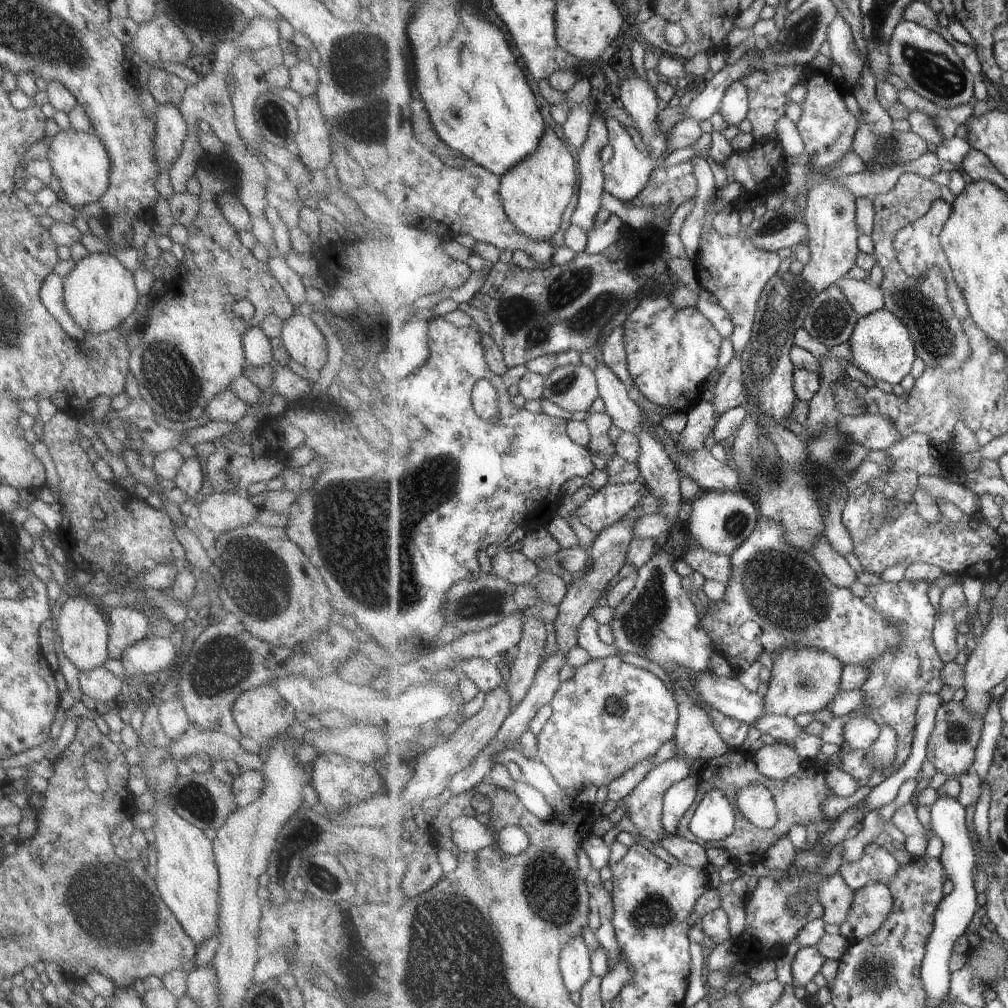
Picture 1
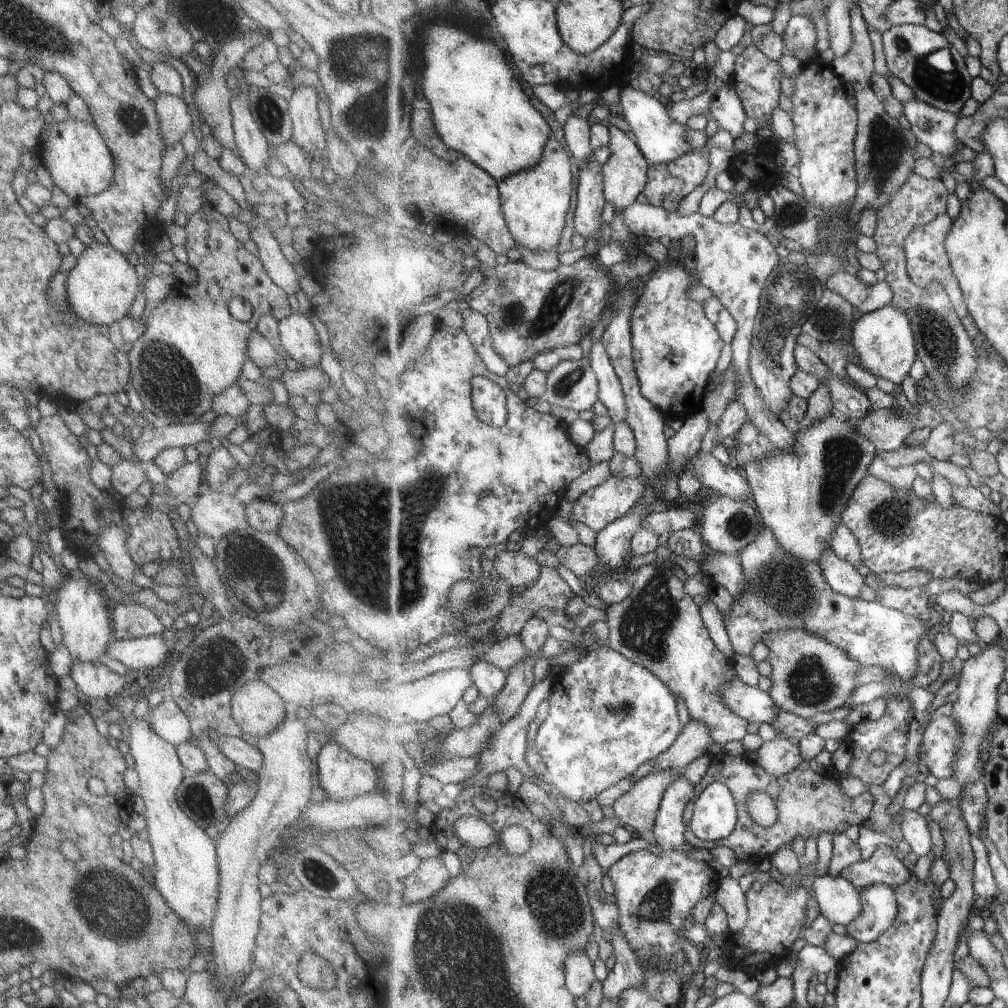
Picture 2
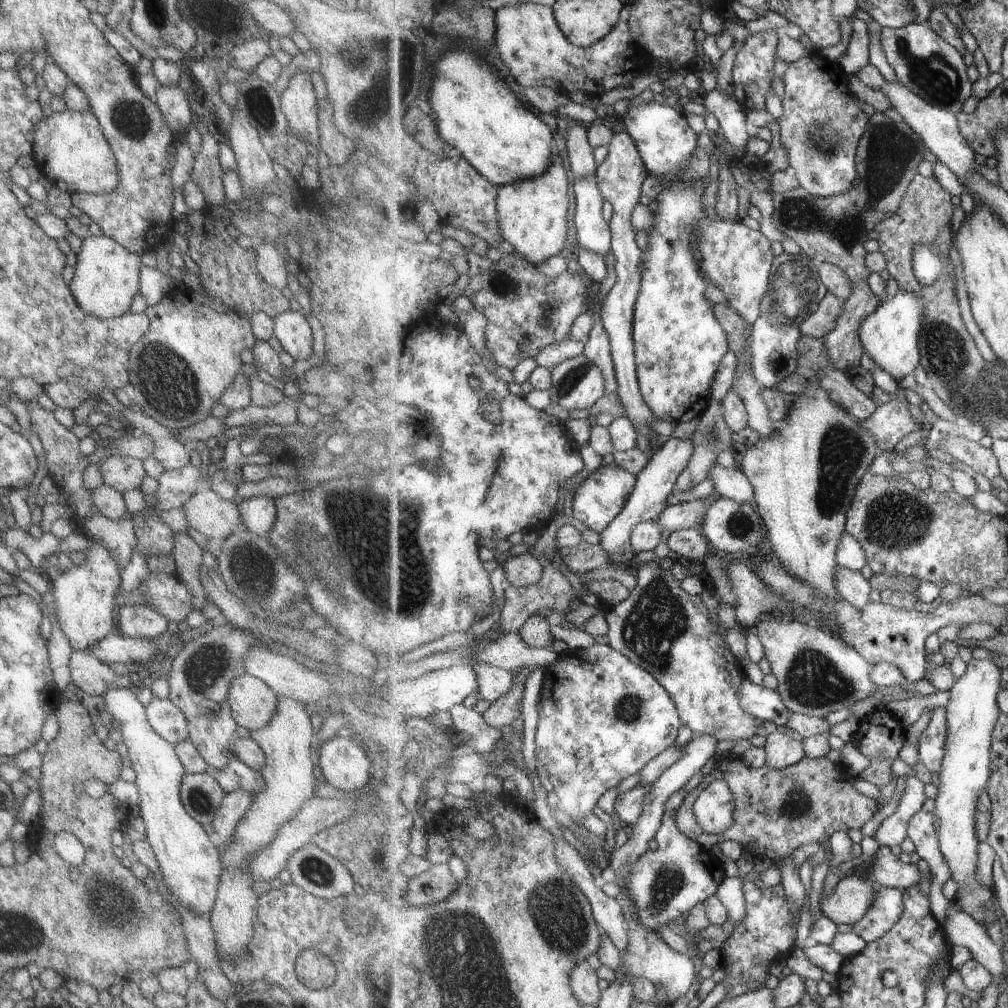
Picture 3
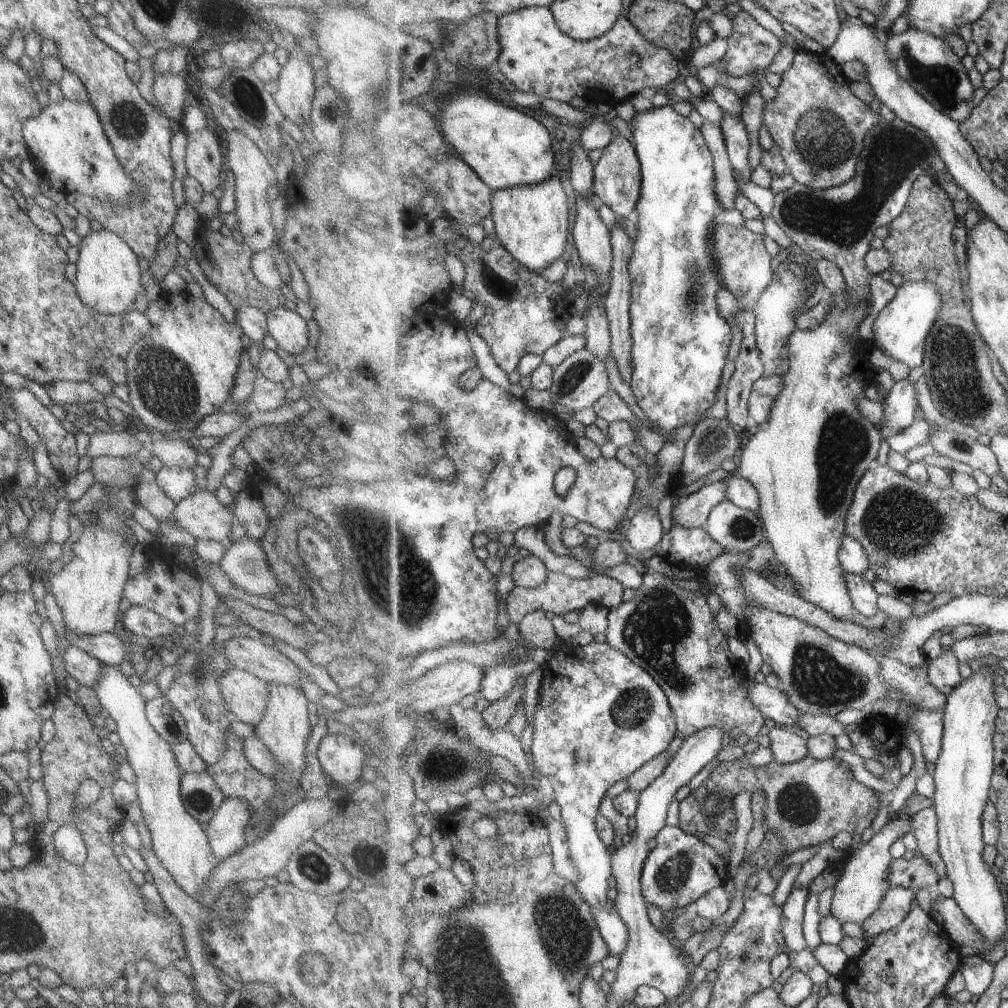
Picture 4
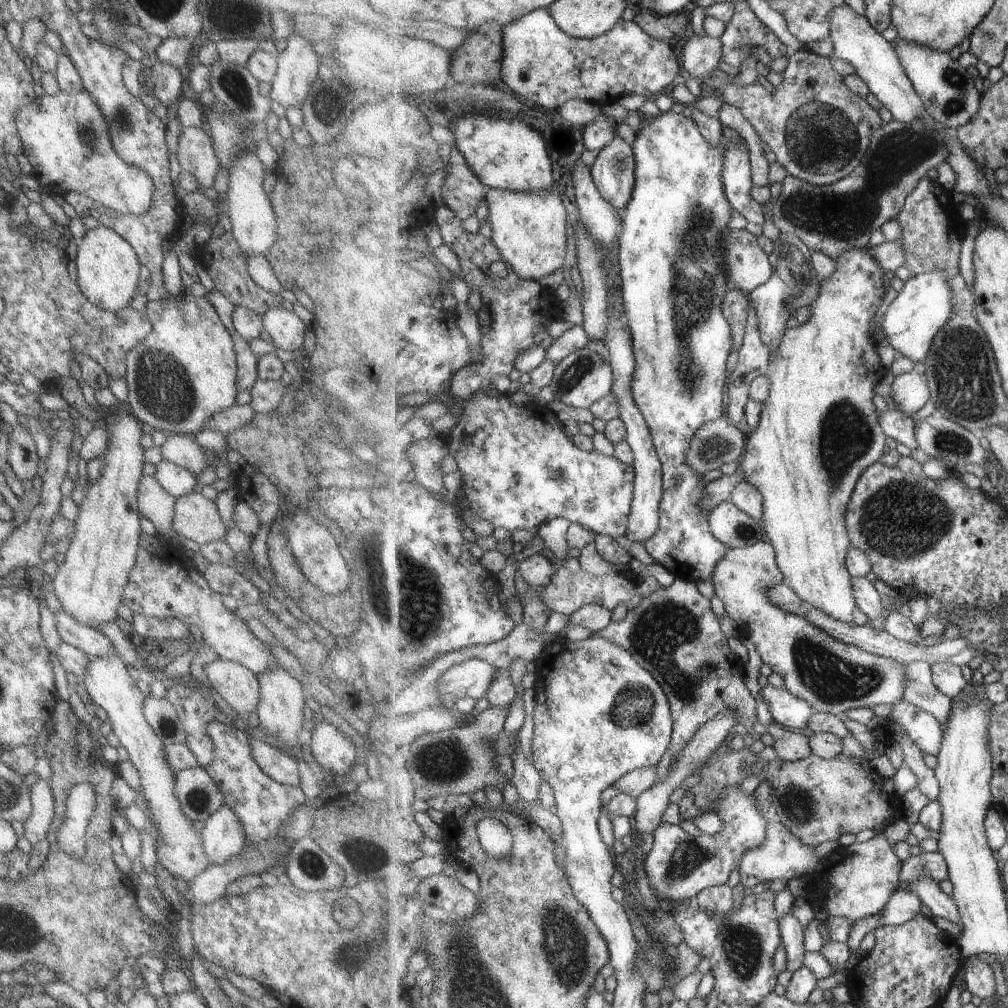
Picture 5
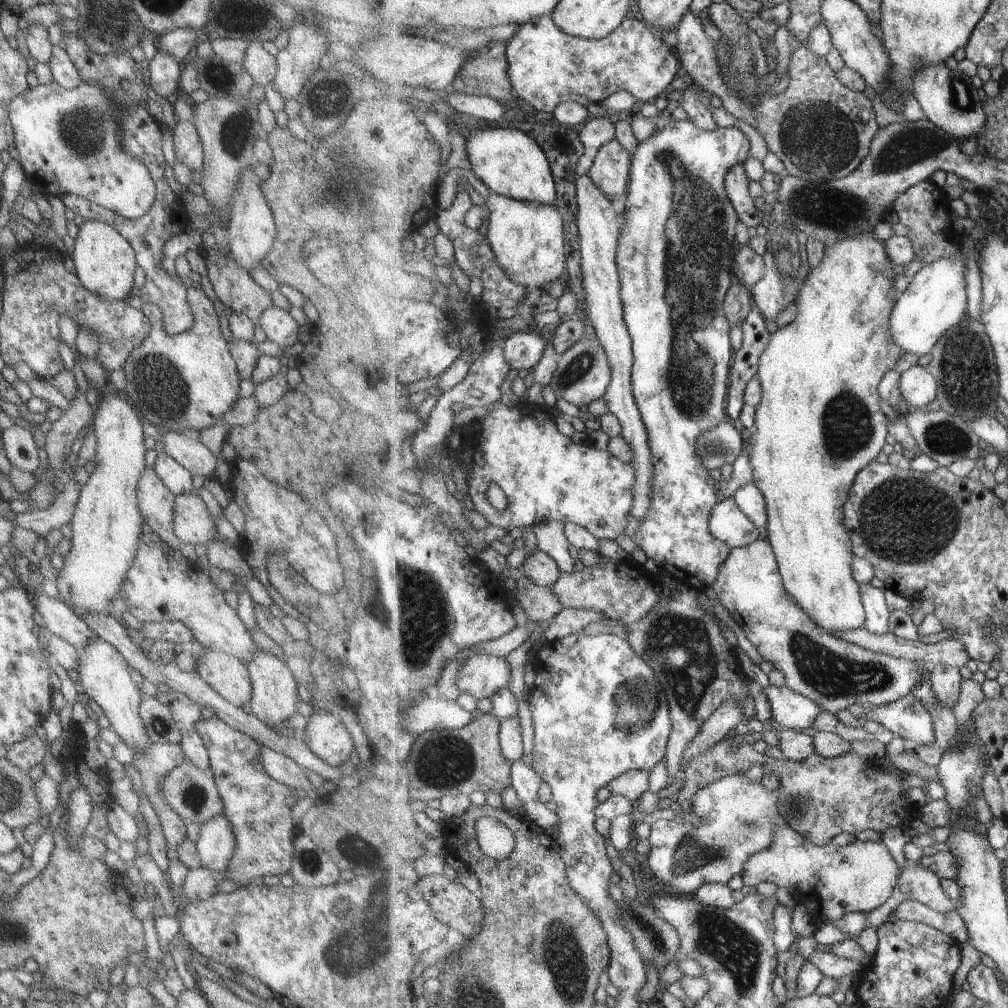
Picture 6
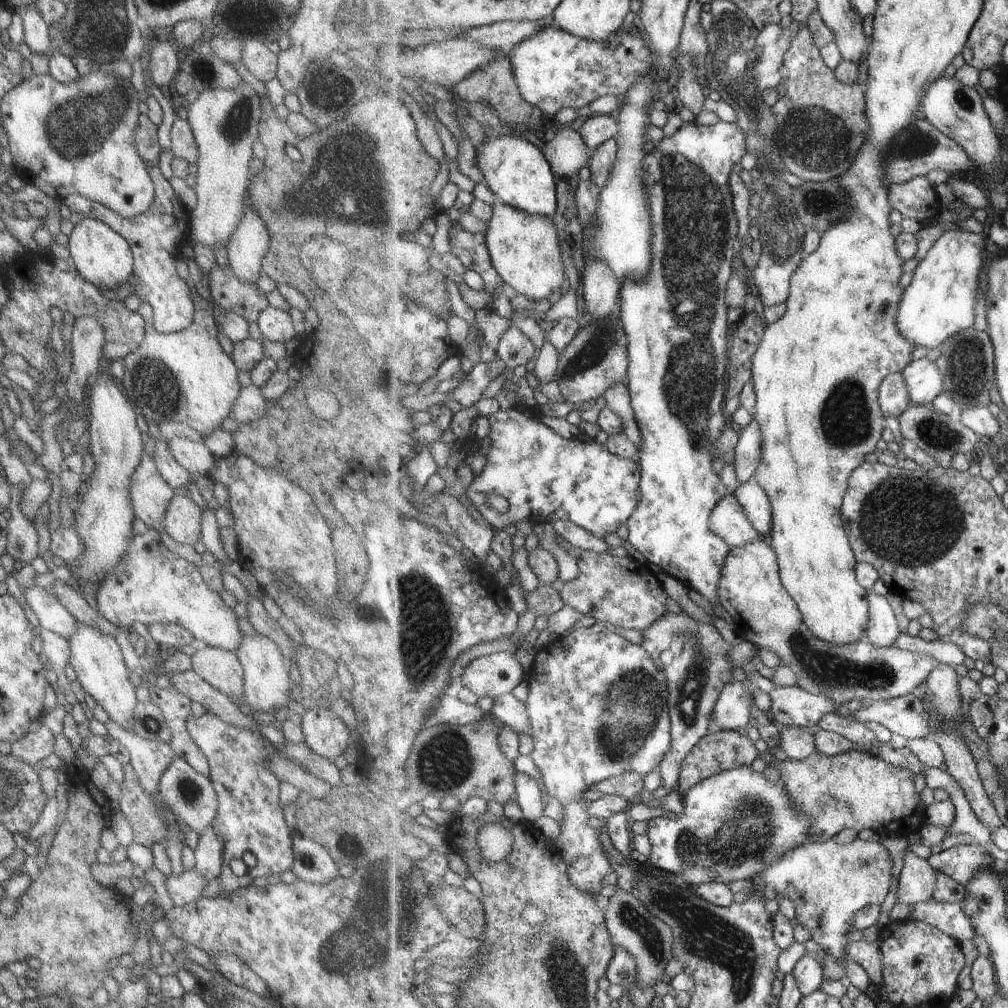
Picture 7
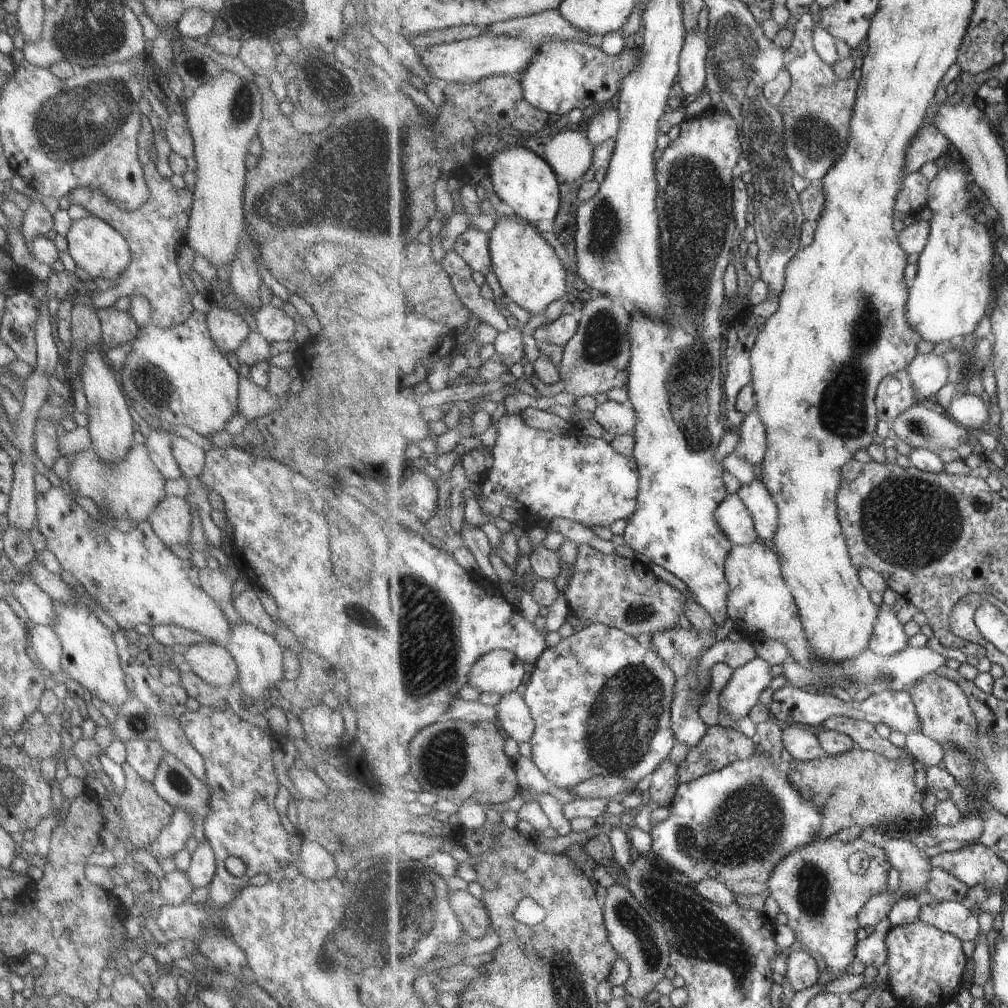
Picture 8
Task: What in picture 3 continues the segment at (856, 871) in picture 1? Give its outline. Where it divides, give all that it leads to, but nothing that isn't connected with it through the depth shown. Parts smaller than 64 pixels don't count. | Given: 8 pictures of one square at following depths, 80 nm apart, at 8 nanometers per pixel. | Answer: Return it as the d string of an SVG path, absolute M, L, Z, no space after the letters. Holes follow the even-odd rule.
M888 846L880 847L877 852L868 871L864 872L867 879L900 891L919 882L919 868L916 864L905 864Z

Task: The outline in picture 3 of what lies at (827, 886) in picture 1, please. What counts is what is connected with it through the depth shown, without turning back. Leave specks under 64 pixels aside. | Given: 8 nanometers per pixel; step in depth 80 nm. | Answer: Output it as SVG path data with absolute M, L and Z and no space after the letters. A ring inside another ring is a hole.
M876 854L857 866L857 872L845 877L831 894L821 898L821 912L833 922L854 925L859 922L871 908L871 899L883 886L870 881L864 876Z

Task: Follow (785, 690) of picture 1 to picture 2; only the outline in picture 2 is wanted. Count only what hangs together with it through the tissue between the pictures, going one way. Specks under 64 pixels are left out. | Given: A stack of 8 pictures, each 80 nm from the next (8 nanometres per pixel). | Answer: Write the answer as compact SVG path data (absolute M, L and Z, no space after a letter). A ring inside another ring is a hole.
M777 628L765 634L762 642L770 648L768 661L772 666L772 687L769 694L783 711L804 719L823 714L846 705L852 692L861 686L858 674L862 672L863 664L822 636L801 629L784 631Z

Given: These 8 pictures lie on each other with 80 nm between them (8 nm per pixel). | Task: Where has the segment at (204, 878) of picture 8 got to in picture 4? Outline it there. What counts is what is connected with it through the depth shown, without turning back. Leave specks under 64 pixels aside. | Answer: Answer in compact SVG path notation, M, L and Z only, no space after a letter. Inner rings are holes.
M224 798L207 822L204 831L211 854L221 860L240 851L246 844L243 832L248 821L245 802L235 798Z

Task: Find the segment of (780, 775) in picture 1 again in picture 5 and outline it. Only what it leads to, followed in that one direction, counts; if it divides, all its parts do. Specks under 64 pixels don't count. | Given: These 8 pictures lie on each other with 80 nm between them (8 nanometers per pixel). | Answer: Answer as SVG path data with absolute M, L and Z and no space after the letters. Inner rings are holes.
M779 723L769 724L767 731L776 741L773 748L778 754L778 759L794 762L812 754L809 733L787 729L779 726Z

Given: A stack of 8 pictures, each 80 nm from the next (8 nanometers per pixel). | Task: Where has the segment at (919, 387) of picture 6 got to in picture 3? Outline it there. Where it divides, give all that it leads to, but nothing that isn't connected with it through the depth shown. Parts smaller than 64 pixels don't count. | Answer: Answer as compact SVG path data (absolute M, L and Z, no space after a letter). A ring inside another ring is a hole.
M903 389L897 390L899 396L891 395L892 400L878 406L876 413L862 421L862 427L875 438L882 452L894 452L895 446L921 425L909 412L909 400Z

